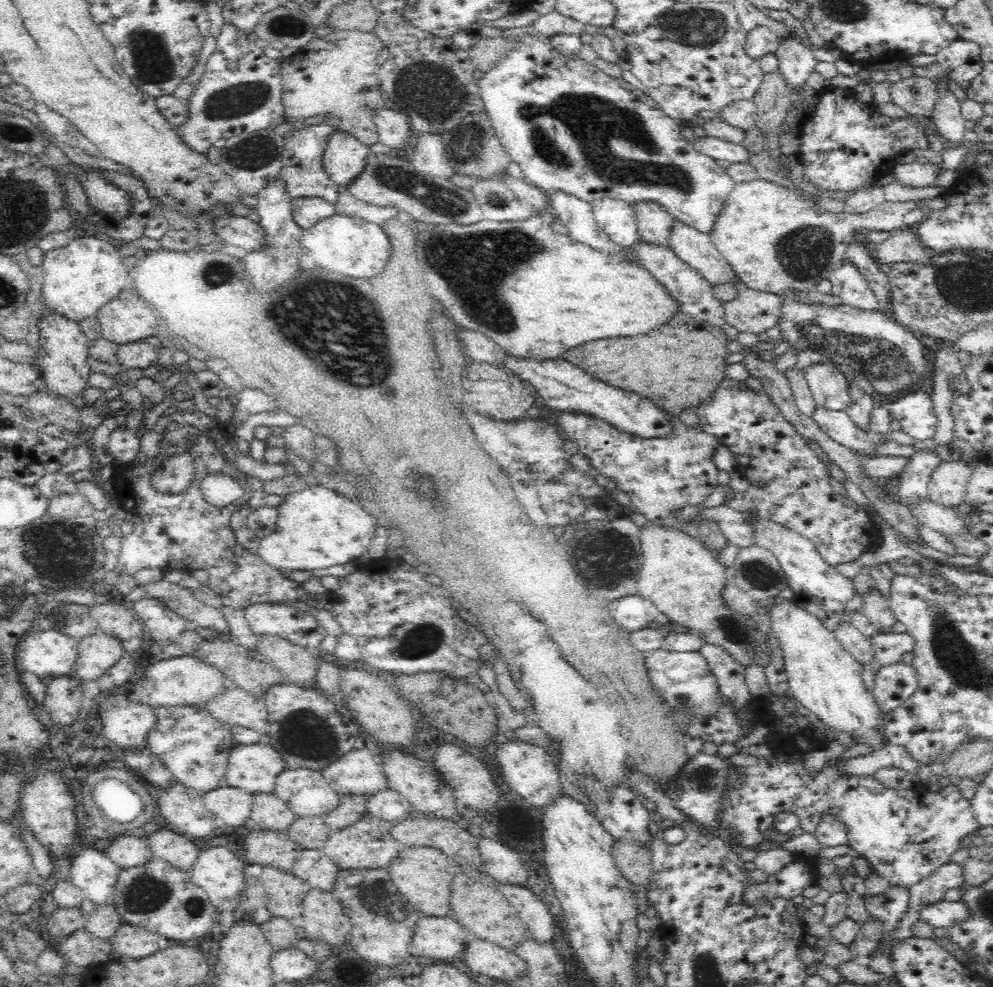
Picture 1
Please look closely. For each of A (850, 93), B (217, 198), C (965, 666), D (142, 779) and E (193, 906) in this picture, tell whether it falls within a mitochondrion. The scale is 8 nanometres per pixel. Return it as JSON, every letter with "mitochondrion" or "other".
{"A":"other","B":"other","C":"mitochondrion","D":"other","E":"mitochondrion"}

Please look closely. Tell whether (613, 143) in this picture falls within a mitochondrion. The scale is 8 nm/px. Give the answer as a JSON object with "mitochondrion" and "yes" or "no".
{"mitochondrion":"yes"}

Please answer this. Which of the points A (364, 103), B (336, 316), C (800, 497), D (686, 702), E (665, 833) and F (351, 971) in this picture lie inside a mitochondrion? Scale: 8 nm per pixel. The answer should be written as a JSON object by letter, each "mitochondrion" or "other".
{"A":"mitochondrion","B":"mitochondrion","C":"other","D":"mitochondrion","E":"other","F":"other"}

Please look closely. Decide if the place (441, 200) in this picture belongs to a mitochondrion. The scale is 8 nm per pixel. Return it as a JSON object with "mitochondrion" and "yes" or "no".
{"mitochondrion":"yes"}

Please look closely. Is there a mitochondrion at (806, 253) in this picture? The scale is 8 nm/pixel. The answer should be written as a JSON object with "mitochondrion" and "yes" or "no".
{"mitochondrion":"yes"}

